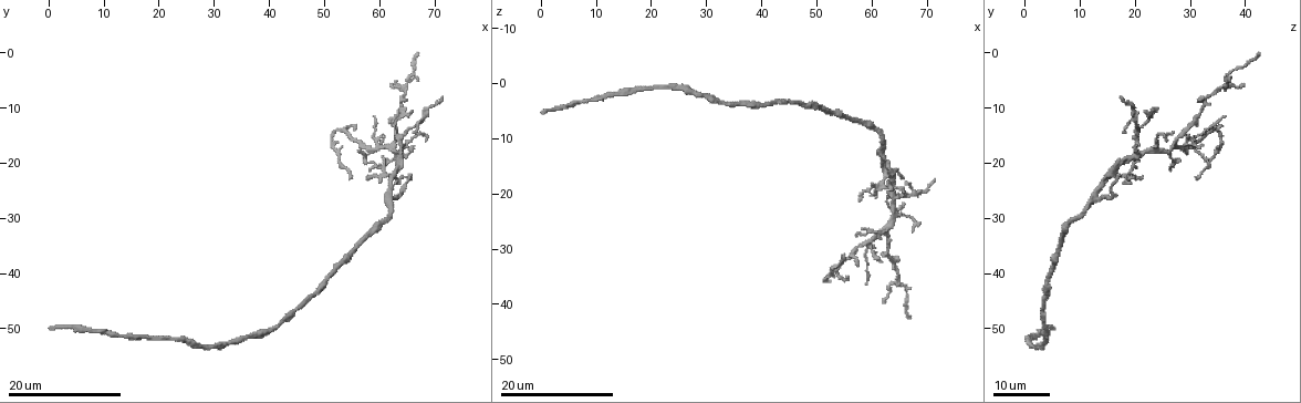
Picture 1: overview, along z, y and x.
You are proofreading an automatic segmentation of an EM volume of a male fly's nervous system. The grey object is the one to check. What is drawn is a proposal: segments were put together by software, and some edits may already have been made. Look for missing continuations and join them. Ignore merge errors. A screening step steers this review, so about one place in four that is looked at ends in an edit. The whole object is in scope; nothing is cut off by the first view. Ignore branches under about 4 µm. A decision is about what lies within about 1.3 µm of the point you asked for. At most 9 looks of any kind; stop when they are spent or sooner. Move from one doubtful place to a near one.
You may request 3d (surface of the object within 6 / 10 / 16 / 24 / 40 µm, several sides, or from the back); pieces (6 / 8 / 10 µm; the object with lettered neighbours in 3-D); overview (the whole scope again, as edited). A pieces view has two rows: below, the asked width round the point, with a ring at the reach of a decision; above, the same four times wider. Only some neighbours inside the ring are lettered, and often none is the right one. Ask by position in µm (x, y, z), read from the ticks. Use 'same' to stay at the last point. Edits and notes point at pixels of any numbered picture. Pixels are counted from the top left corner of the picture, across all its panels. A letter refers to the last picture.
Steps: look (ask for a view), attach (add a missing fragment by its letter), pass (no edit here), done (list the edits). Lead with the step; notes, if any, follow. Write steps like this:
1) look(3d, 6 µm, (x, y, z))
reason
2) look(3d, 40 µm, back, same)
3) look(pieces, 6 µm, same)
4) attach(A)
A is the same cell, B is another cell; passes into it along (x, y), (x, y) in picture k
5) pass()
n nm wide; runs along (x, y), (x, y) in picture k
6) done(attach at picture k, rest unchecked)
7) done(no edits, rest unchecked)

look(3d, 16 µm, (62.0, 16.5, 32.0))
free end

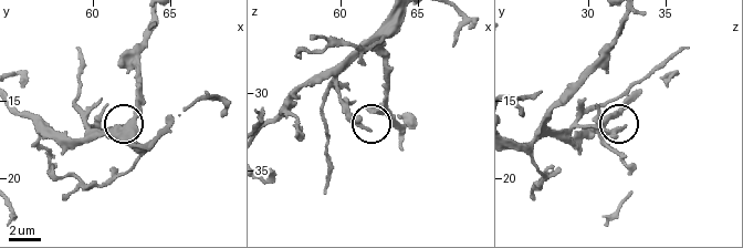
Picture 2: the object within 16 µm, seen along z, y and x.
look(3d, 6 µm, (61.8, 16.6, 32.2))
closer look

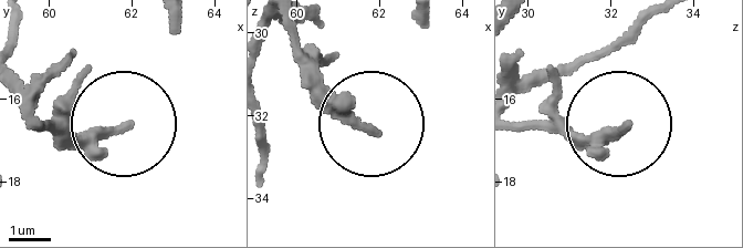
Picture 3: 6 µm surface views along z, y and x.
look(pieces, 6 µm, (61.80, 16.65, 32.35))

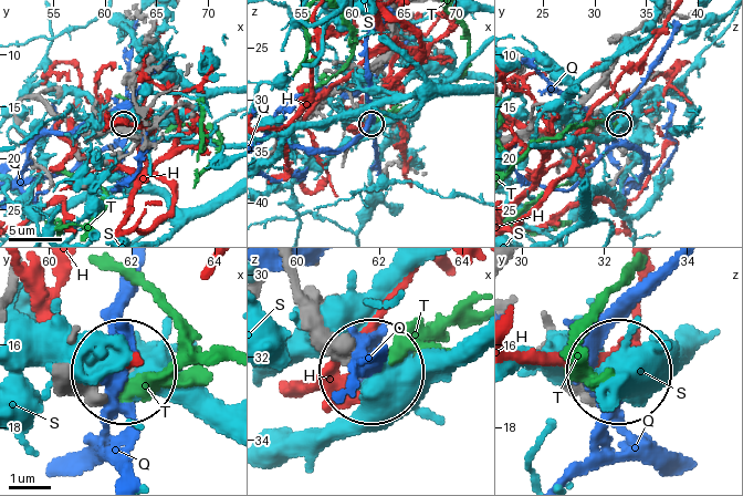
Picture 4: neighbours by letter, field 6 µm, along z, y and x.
pass()
H, Q, S and T are other cells; no lettered fragment goes on from it

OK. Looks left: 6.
look(3d, 16 µm, (55.0, 22.5, 31.0))
an open end

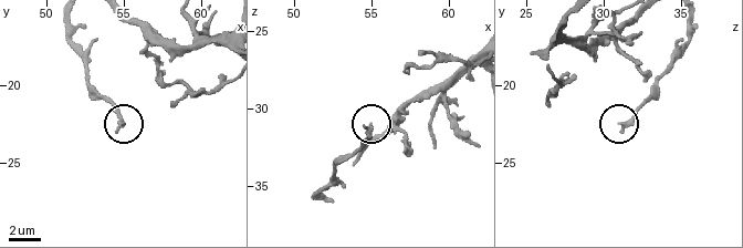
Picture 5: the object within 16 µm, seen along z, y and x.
look(pieces, 6 µm, (55.0, 22.6, 31.0))
what lies round it

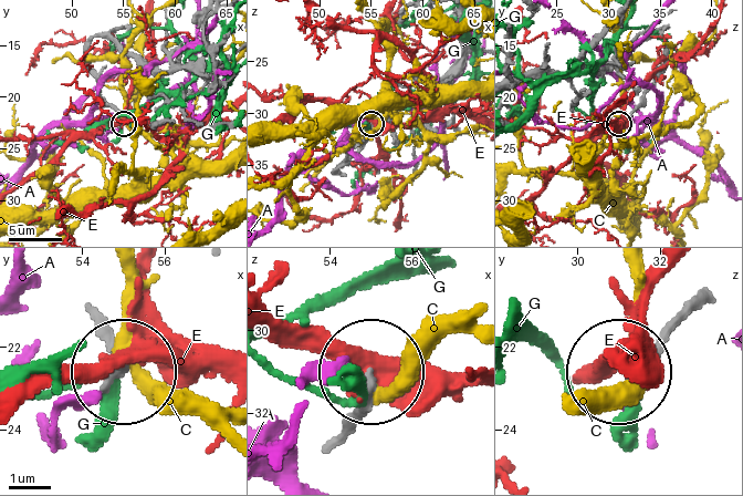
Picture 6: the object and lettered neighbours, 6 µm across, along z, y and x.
pass()
A, C, E and G are other cells; runs along (331, 440), (369, 380) in picture 6; none of them fits

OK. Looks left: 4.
look(3d, 16 µm, (67.0, 14.5, 27.0))
free end

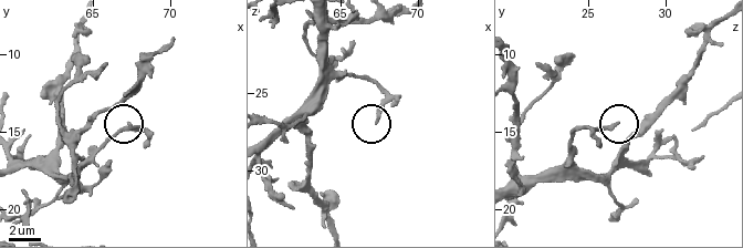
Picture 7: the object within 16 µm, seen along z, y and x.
look(pieces, 8 µm, (67.2, 14.4, 26.8))
what lies round it

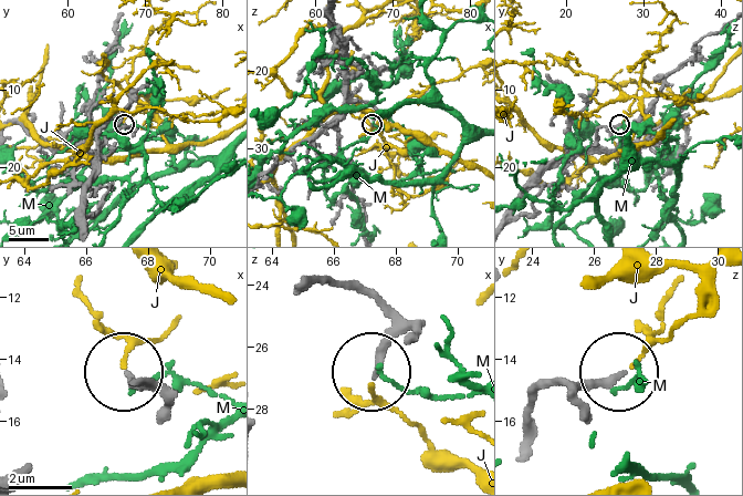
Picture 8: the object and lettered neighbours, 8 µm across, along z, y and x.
pass()
J and M are other cells; none of them fits

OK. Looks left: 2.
look(3d, 24 µm, (65.5, 22.5, 17.5))
free end

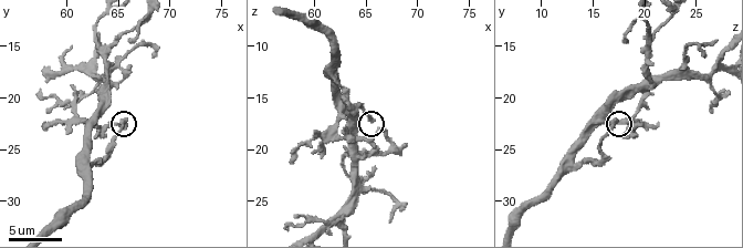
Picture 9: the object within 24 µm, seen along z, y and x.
look(pieces, 10 µm, (65.4, 22.2, 17.0))

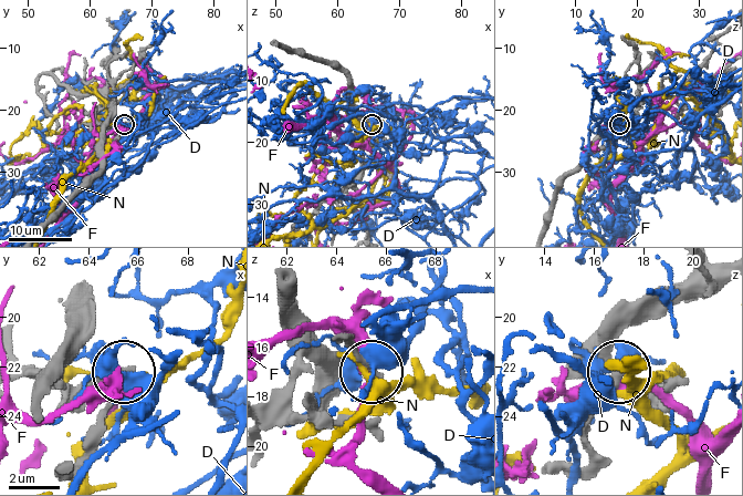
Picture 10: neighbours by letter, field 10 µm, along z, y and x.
pass()
320 nm wide; D, F and N are other cells; no lettered fragment goes on from it

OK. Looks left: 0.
done(no edits, rest unchecked)

